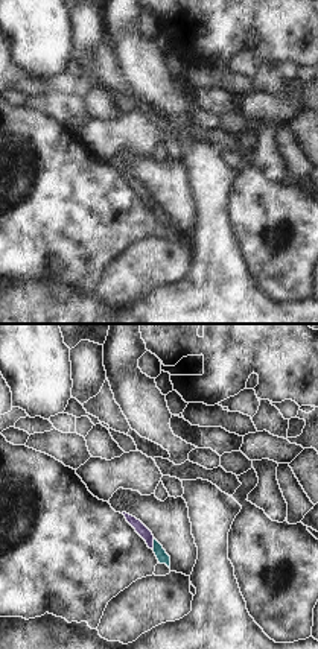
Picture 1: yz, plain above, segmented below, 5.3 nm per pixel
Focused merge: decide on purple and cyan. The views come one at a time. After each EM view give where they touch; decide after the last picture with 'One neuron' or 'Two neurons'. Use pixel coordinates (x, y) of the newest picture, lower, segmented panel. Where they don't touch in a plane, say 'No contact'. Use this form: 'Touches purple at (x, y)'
Touches purple at (152, 544).

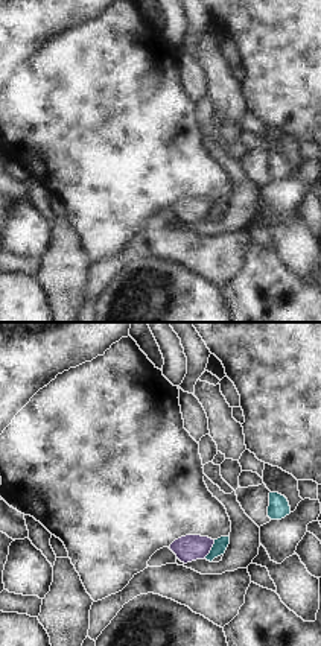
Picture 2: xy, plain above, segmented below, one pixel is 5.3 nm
Touches purple at (210, 549).

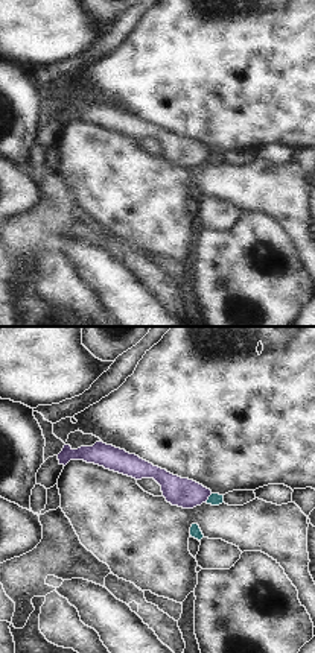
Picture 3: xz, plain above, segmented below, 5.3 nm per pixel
Touches purple at (207, 498).

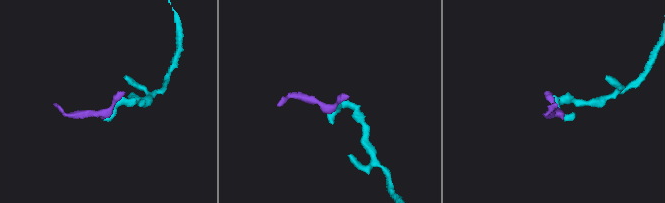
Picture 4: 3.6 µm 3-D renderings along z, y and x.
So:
Two neurons.

